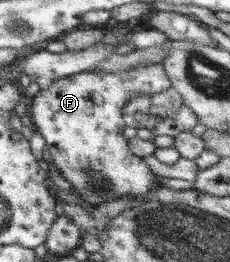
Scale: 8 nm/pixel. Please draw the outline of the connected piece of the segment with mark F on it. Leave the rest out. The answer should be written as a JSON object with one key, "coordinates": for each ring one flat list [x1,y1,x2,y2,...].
{"coordinates":[[159,64,130,68,111,74,93,74,89,71,53,81,48,89,40,91,29,102,29,113,35,128,44,136,55,166,63,177,75,187,73,191,81,195,83,201,87,201,97,208,105,201,115,201,116,197,125,197,125,195,127,197,131,195,134,200,141,199,149,191,154,191,162,185,157,174,153,174,147,166,145,159,127,149,127,141,121,135,121,131,125,129,122,111,131,96,135,96,139,92,155,94,167,90,169,86,170,79,166,75,165,69,161,68]]}

